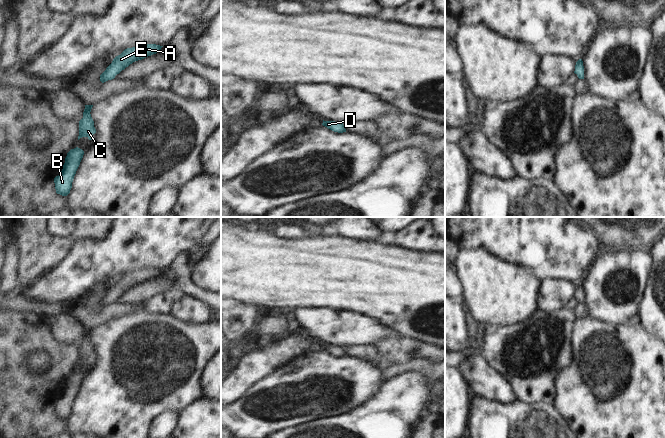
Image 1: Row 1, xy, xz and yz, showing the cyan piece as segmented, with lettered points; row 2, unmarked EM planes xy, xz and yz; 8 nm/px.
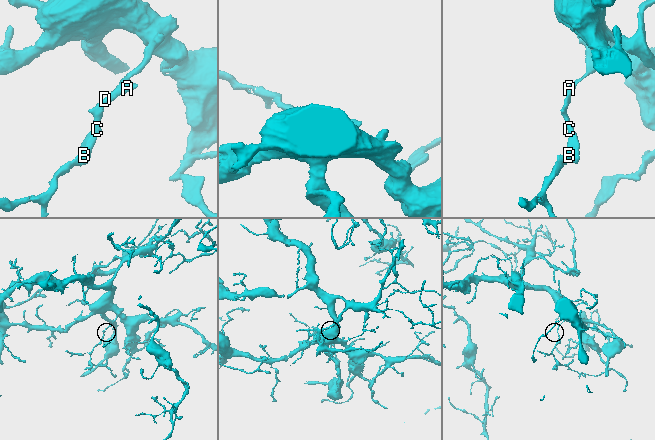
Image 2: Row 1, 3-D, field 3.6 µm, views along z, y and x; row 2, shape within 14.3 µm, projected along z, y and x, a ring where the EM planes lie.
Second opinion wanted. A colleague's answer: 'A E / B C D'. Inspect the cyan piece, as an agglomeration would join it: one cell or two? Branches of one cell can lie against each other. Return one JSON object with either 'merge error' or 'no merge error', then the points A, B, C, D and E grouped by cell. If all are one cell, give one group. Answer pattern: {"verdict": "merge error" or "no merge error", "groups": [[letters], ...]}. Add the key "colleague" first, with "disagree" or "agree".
{"colleague": "disagree", "verdict": "no merge error", "groups": [["A", "B", "C", "D", "E"]]}

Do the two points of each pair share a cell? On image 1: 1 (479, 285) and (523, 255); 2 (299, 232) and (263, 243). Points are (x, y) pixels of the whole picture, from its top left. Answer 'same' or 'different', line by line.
1: different
2: different

